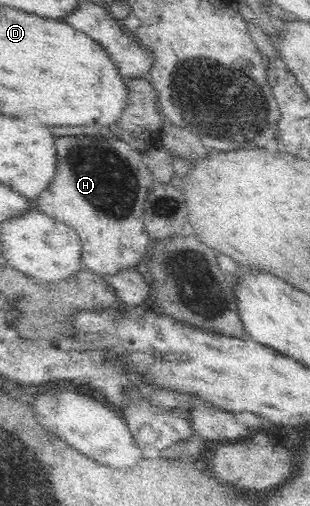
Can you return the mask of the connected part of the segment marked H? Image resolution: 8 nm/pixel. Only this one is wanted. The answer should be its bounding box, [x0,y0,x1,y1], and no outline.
[33,135,154,275]

